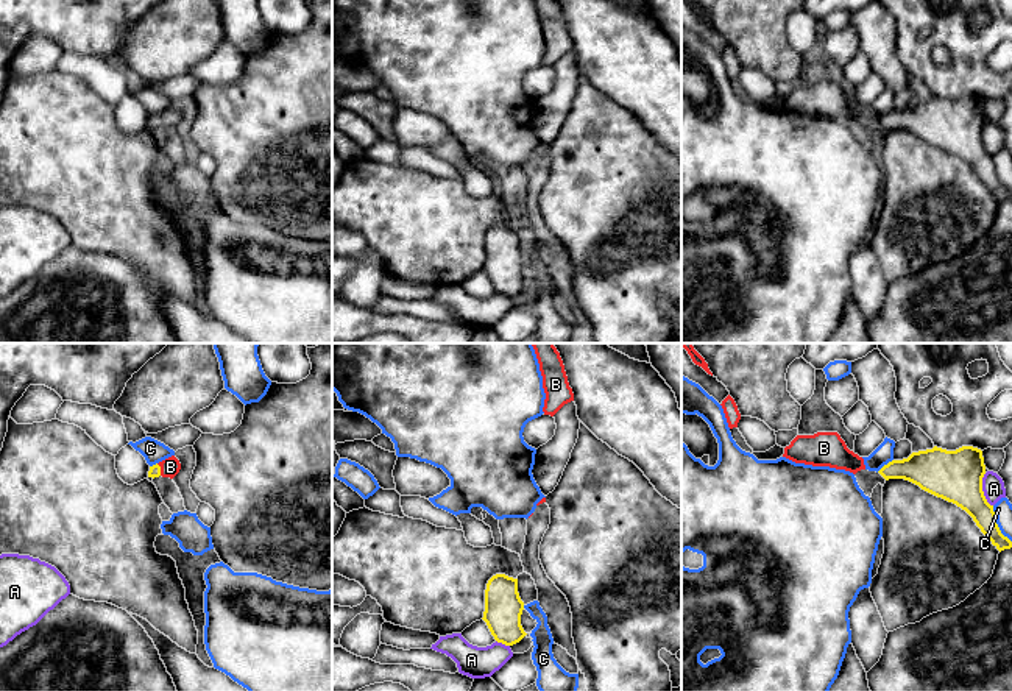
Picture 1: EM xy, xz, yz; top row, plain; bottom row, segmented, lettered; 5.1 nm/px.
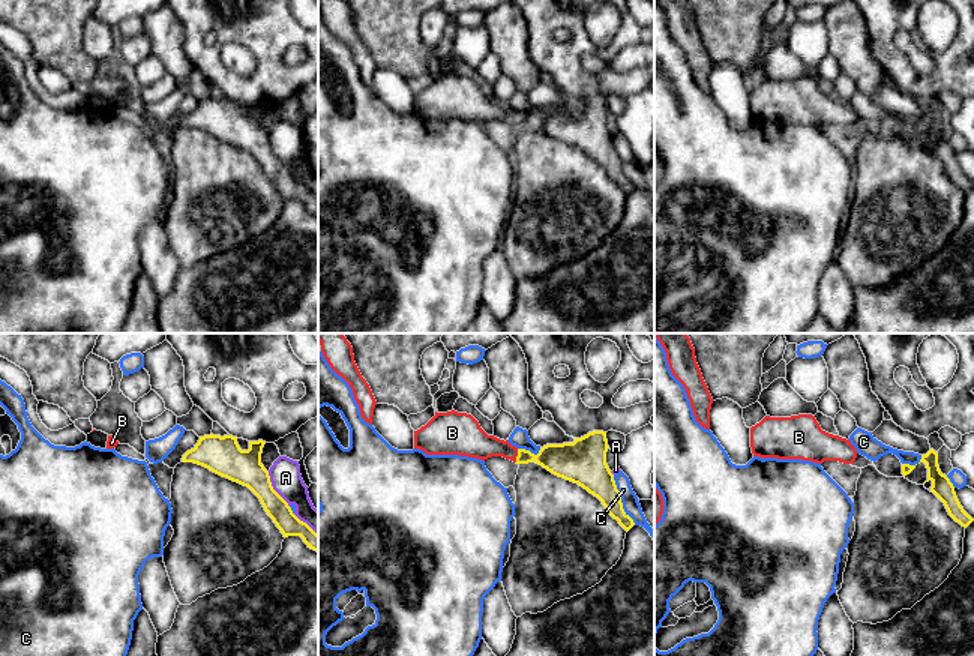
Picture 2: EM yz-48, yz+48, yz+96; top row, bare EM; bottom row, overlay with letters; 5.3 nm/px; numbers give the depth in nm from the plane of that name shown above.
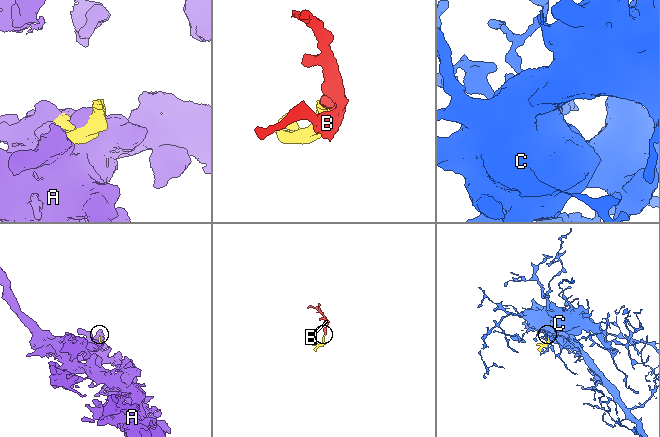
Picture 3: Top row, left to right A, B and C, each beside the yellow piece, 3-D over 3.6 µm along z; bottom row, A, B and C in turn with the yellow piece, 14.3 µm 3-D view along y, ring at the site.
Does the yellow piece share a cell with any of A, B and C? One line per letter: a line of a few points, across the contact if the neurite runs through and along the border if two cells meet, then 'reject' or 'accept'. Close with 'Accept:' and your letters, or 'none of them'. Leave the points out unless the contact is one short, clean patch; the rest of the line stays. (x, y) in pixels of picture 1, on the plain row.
A: reject
B: line xy (155, 122), (159, 120), (170, 117); accept
C: reject
Accept: B

